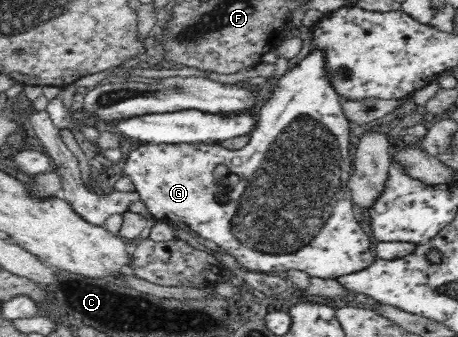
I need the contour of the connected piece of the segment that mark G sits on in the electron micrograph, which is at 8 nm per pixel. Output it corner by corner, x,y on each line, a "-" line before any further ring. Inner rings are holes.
314,47
296,67
278,77
275,80
277,88
261,107
256,127
252,127
250,139
242,149
231,150
207,142
143,143
129,153
121,172
133,181
135,191
152,217
181,225
193,235
216,243
250,271
270,274
295,269
306,272
310,277
332,279
365,270
377,256
370,251
370,237
356,222
352,212
349,179
353,174
353,163
350,158
349,120
327,71
323,49
-
218,165
228,169
227,176
214,177
214,169
-
320,181
332,181
332,189
324,191

